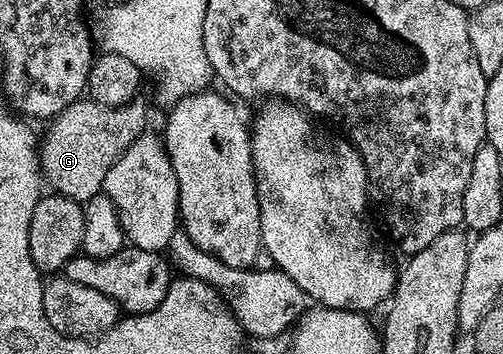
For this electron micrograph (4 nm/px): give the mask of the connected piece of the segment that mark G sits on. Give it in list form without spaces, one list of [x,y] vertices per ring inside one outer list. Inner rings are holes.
[[[91,99],[70,103],[58,116],[51,118],[48,134],[38,145],[43,180],[53,185],[61,197],[81,203],[98,195],[109,180],[118,159],[139,137],[145,136],[148,109],[137,99],[122,107],[106,107]]]

